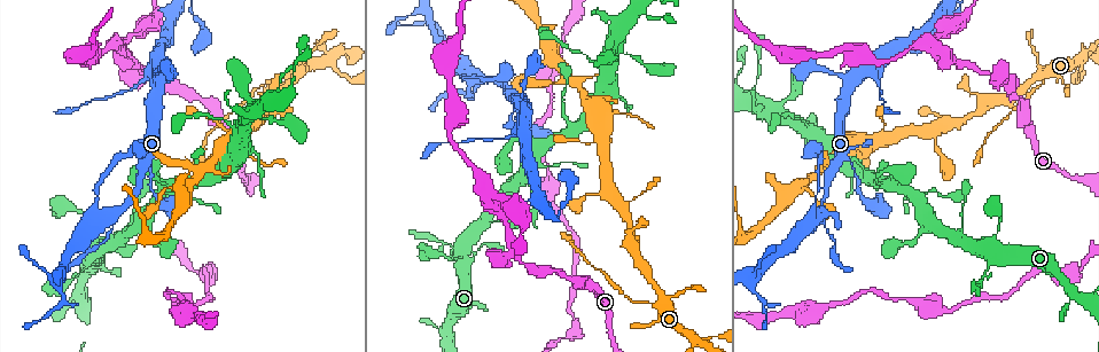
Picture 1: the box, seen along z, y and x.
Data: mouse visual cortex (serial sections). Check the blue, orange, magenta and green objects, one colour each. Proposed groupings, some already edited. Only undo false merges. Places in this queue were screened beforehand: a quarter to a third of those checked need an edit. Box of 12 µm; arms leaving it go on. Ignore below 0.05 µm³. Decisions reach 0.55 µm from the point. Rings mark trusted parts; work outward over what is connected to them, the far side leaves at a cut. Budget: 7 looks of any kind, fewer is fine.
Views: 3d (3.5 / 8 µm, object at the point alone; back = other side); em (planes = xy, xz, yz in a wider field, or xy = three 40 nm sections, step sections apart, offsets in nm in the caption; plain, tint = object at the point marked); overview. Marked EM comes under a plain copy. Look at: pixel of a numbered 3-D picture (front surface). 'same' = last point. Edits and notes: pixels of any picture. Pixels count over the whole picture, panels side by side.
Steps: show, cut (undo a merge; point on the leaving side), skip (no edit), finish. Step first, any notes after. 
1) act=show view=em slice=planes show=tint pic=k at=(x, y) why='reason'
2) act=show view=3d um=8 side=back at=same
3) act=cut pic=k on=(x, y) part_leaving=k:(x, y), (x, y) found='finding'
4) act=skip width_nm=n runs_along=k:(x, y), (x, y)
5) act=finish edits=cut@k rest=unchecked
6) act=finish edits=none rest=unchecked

act=show view=3d um=3.5 pic=1 at=(475, 79) why='sharp bend'

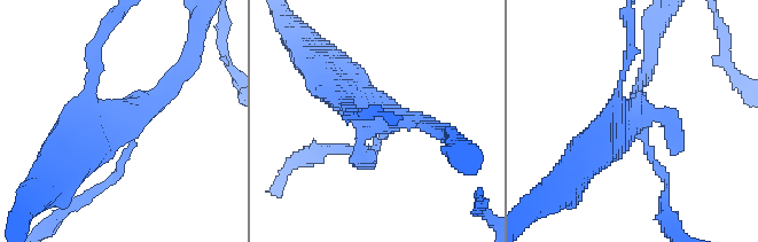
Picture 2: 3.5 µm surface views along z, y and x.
act=show view=em slice=xy step=5 show=tint pic=2 at=(121, 120)

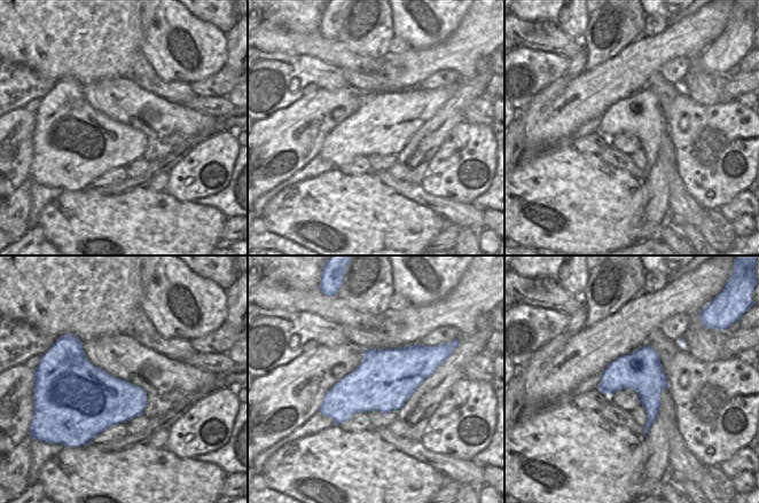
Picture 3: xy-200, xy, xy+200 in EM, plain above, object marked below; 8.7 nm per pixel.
act=skip width_nm=500 runs_along=2:(182, 72), (145, 111), (67, 157) found='continuous, no second cell'

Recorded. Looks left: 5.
act=show view=3d um=3.5 pic=1 at=(1042, 83) why='a narrow waist'

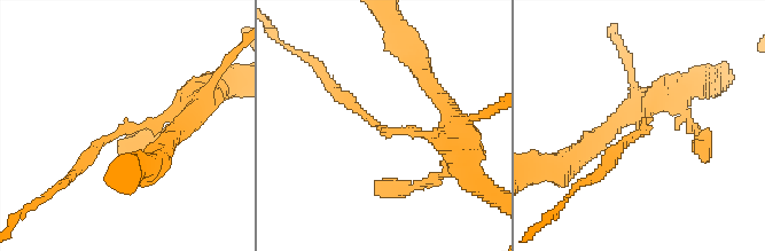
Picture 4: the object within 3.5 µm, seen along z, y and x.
act=show view=em slice=xy step=3 show=tint pic=4 at=(133, 123) arm_widths_nm=150,300

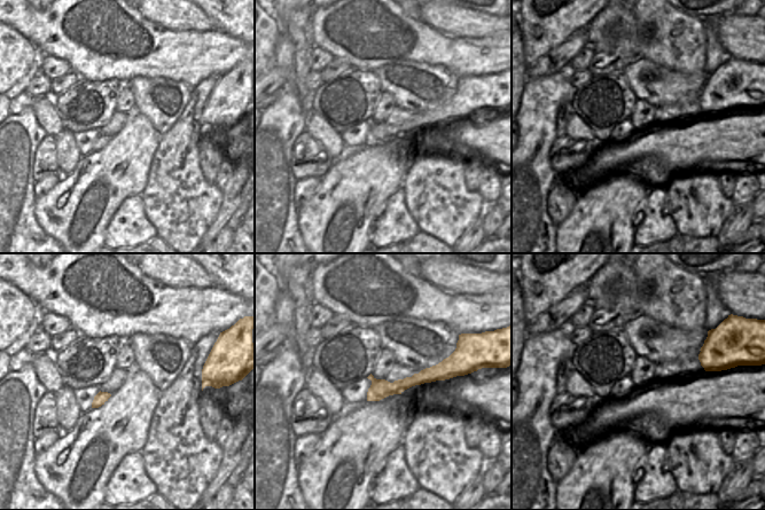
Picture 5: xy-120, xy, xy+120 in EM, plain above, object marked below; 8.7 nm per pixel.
act=show view=em slice=xy step=1 show=tint at=same

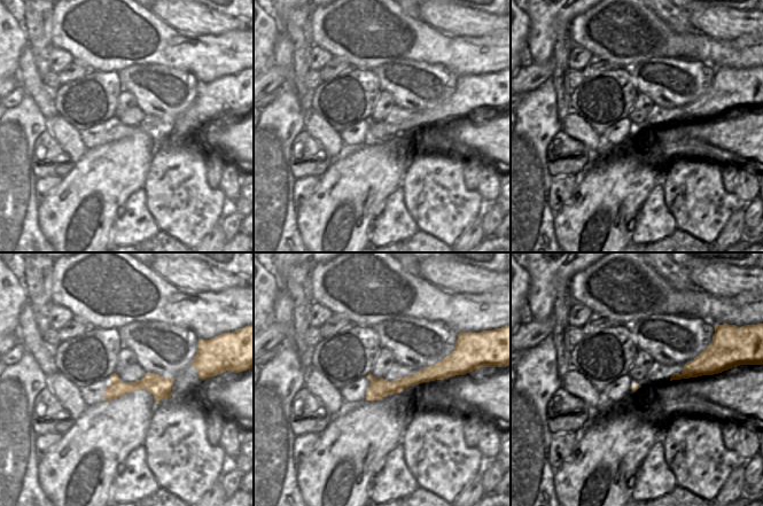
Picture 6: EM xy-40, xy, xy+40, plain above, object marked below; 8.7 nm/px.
act=cut pic=4 on=(342, 94) width_nm=180 part_leaving=4:(369, 120), (302, 53) found='a second cell is stuck on'

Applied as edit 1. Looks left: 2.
act=show view=3d um=3.5 pic=1 at=(516, 258) why='three-way junction'

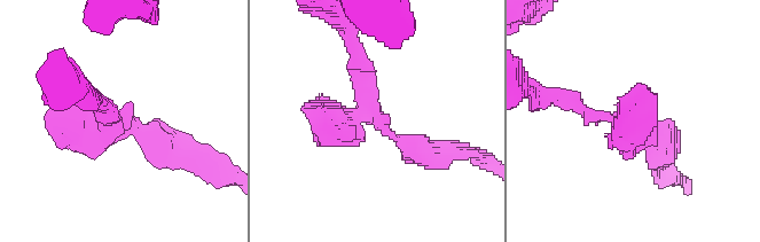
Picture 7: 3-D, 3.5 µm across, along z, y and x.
act=show view=em slice=xy step=2 show=tint pic=7 at=(378, 124) arms=3 arm_widths_nm=200,350,400 why='now the EM'

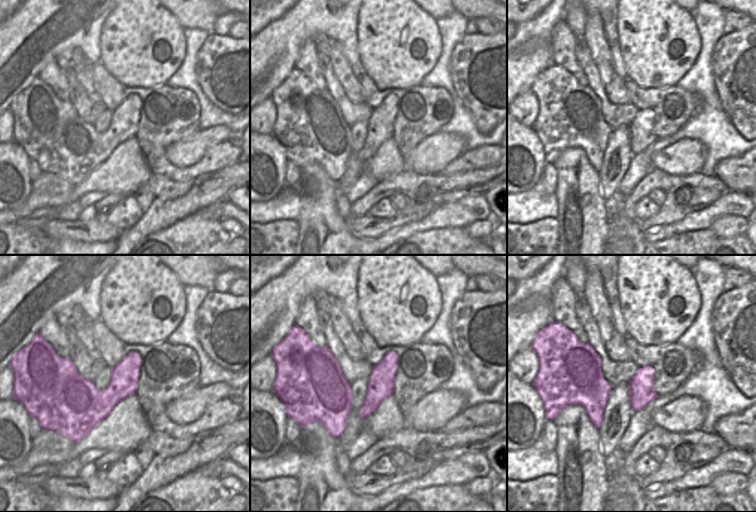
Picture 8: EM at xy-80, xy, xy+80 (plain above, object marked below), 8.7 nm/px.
act=skip runs_along=7:(436, 147), (380, 124), (358, 60) found='continuous, no second cell'

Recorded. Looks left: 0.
act=finish edits=cut@4 rest=unchecked

